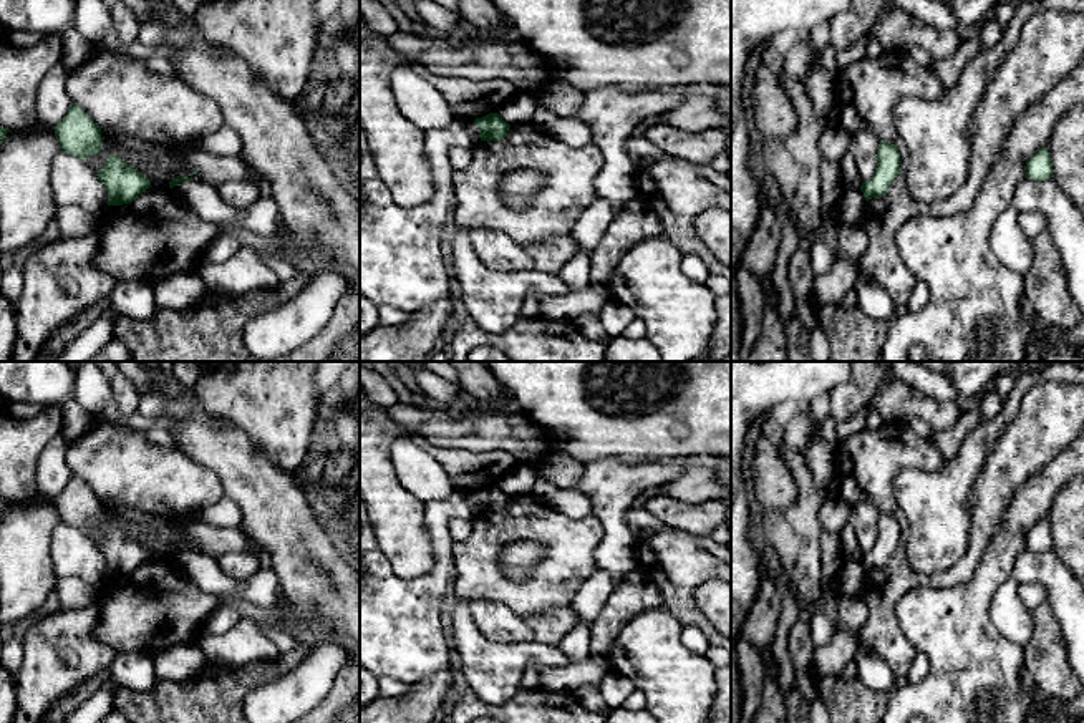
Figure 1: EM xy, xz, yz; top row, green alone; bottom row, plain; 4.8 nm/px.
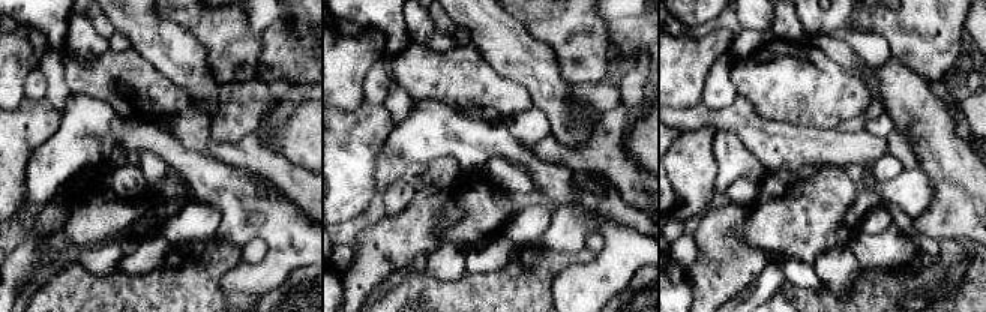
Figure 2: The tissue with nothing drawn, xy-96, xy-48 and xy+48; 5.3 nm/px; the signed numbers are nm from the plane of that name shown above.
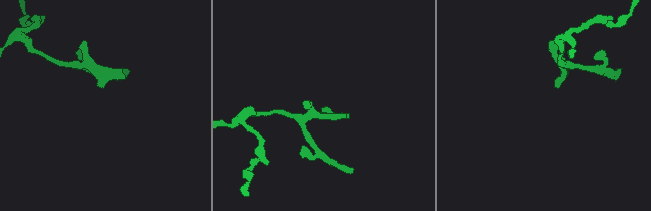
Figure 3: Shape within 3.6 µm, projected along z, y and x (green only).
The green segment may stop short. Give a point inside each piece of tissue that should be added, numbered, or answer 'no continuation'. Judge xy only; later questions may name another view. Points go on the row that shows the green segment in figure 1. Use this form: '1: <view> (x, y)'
1: xy (214, 169)

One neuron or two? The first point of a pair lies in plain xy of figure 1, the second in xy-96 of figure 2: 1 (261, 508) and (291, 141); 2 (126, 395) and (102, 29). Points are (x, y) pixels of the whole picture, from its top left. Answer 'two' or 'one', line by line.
1: two
2: one

